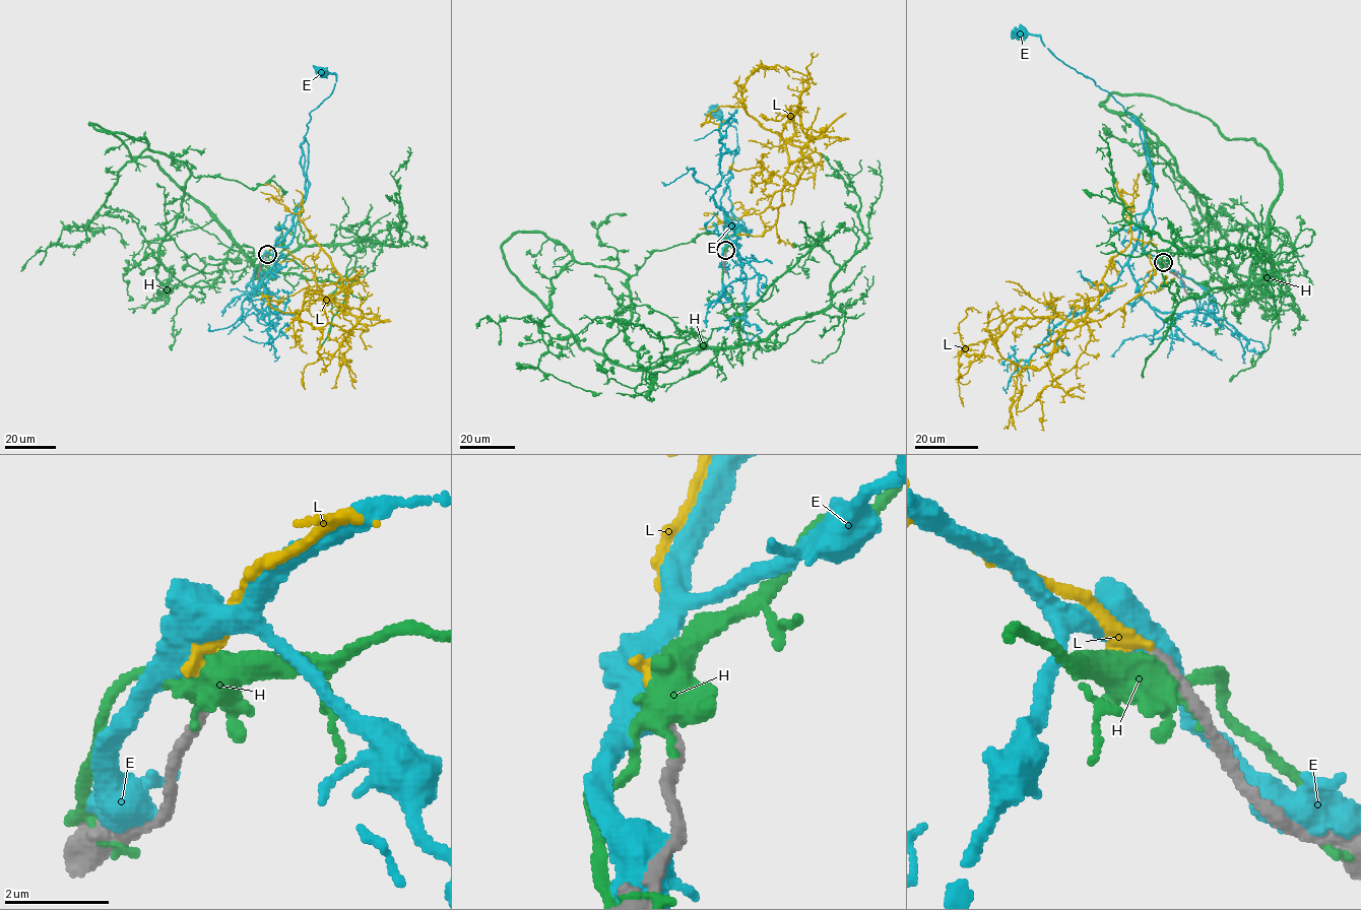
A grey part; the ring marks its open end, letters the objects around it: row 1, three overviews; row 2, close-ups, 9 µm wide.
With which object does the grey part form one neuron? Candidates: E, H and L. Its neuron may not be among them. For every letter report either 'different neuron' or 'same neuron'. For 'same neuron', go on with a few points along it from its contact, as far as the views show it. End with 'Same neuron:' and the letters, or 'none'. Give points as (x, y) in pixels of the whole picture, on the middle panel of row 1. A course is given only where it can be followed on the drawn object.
E: different neuron
H: different neuron
L: same neuron; course (725, 250), (776, 221), (788, 166), (741, 86), (775, 65), (806, 75), (818, 54)
Same neuron: L

